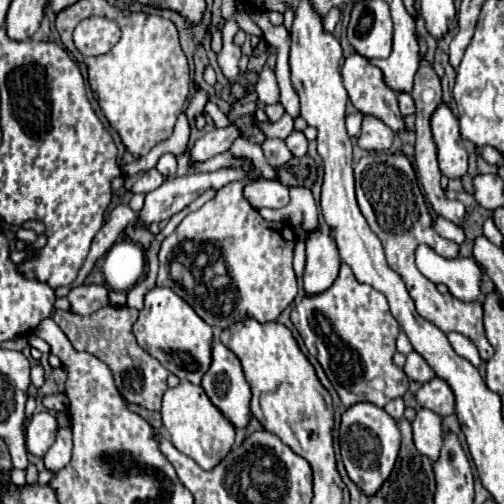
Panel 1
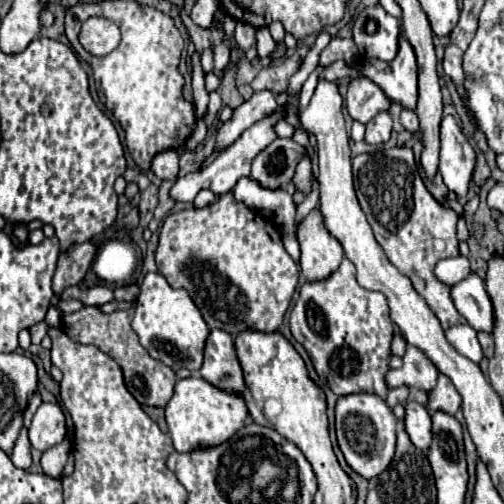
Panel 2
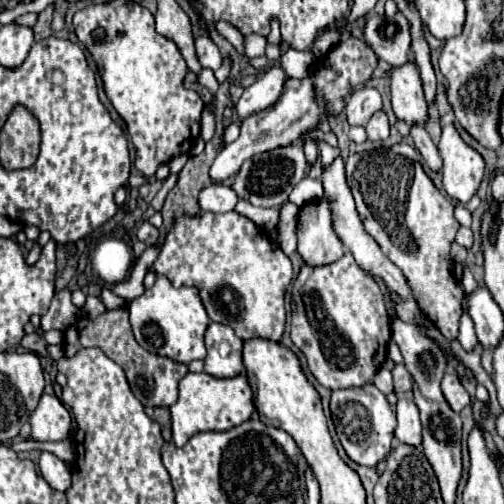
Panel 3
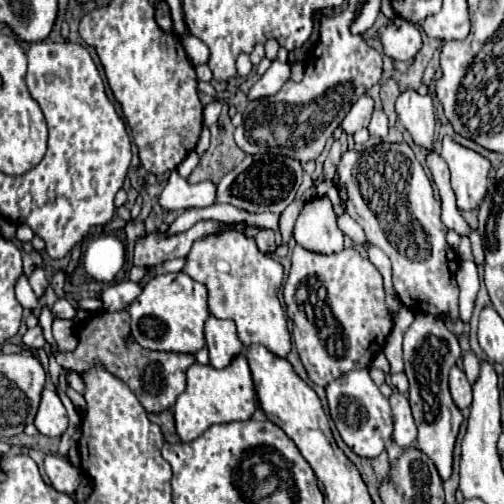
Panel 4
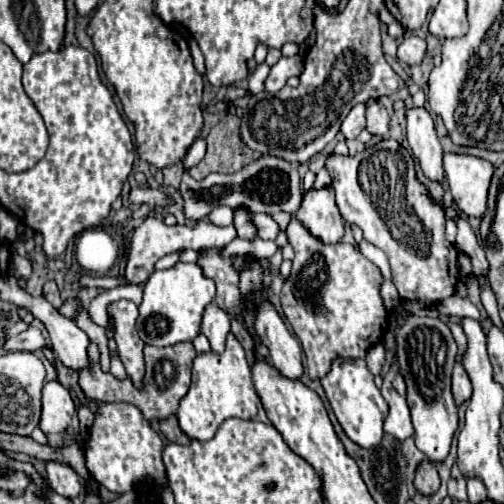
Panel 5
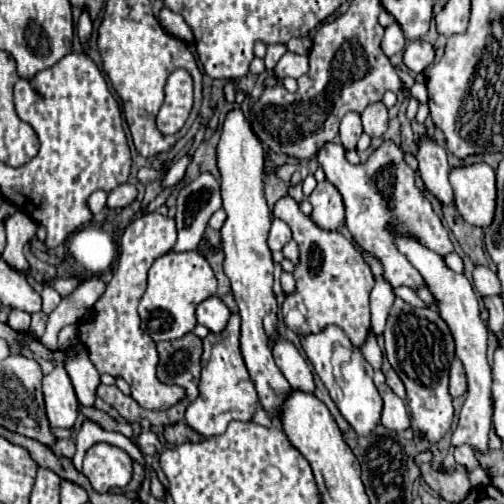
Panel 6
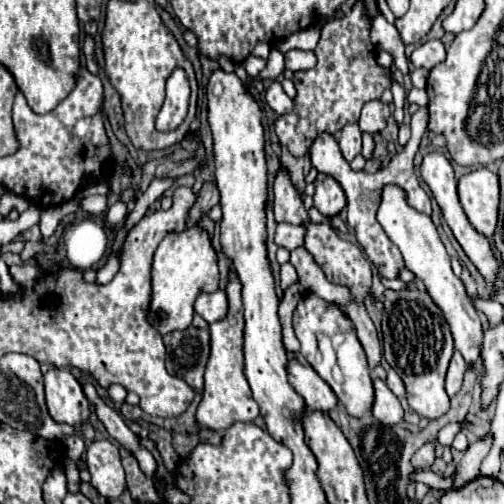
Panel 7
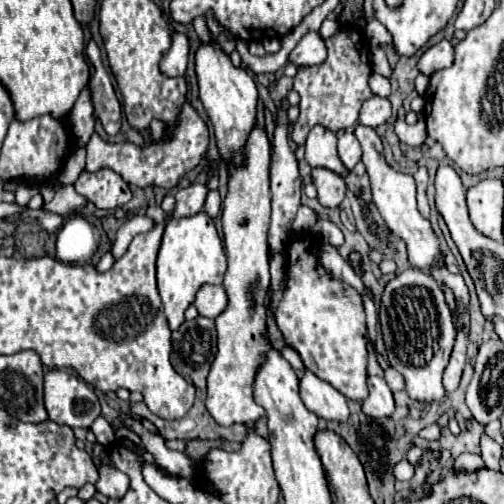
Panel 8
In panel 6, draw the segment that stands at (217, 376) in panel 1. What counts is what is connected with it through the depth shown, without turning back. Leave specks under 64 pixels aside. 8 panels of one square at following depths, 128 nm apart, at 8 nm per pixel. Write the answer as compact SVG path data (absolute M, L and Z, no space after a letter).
M210 296L198 304L196 318L198 324L206 326L210 332L222 332L230 318L230 310L218 296Z

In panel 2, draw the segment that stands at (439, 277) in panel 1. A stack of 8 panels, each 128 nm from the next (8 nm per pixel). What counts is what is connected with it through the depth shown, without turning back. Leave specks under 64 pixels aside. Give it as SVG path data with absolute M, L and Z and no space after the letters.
M470 272L468 278L452 286L452 300L456 310L468 320L468 324L476 332L492 332L494 330L494 306L486 292L484 280Z

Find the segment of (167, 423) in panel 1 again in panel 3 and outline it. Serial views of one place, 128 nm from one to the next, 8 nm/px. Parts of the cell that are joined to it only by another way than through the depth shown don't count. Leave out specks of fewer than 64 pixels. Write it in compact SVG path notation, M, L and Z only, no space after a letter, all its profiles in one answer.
M188 372L180 380L180 398L170 408L172 412L172 438L176 446L184 446L194 434L206 430L228 430L246 422L254 412L254 394L246 374L234 378L214 378L206 372Z

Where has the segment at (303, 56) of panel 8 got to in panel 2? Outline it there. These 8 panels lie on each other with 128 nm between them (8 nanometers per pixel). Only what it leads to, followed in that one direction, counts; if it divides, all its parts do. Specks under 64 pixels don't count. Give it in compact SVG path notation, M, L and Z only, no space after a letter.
M272 90L254 92L244 104L240 104L234 110L232 118L228 122L224 122L222 128L218 128L216 148L220 148L220 150L228 148L246 128L250 128L252 124L256 124L264 116L272 114L276 108L278 108L278 104L276 104L276 98L274 98Z

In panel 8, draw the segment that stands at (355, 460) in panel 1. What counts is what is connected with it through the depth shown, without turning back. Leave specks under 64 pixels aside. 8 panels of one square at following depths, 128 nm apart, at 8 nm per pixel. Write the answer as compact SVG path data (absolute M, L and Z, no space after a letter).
M302 236L288 244L288 266L286 266L286 290L284 298L276 310L276 324L284 336L284 344L294 348L306 370L314 372L318 378L330 382L348 400L362 402L368 396L366 388L366 360L368 360L368 338L366 338L366 314L362 296L346 282L334 278L318 258L320 244L314 236Z

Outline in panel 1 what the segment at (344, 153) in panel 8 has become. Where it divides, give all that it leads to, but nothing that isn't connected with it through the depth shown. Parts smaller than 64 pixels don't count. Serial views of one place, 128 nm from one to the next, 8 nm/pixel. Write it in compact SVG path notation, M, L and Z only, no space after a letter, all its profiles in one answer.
M352 54L346 58L344 66L342 66L342 80L344 80L344 88L348 92L348 98L350 102L354 104L354 108L364 114L364 116L374 116L378 120L384 120L384 124L388 124L394 132L404 128L404 118L400 116L400 110L398 110L398 100L396 100L396 92L390 90L382 76L380 76L380 70L376 66L372 66L368 62L368 58L360 56L360 54Z

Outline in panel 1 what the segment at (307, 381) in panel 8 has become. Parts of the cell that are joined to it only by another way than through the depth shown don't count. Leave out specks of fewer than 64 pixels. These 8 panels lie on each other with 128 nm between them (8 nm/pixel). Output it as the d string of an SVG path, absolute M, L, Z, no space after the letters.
M242 182L226 184L216 192L216 196L206 202L200 210L190 212L178 228L162 242L160 248L160 272L156 286L172 288L180 298L184 298L194 312L212 328L224 330L232 324L244 322L244 318L254 318L258 322L274 322L280 312L292 304L296 298L296 274L292 268L292 250L296 234L292 226L278 222L278 228L266 222L258 210L254 210L242 196Z

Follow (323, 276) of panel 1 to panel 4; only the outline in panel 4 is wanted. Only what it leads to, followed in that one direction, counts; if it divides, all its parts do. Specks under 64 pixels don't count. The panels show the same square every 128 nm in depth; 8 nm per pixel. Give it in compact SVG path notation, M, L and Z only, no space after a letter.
M312 198L310 202L304 204L296 226L294 226L294 238L300 246L312 250L312 252L324 252L324 254L332 254L332 252L340 252L344 248L344 234L338 228L338 216L332 210L332 202L328 198Z

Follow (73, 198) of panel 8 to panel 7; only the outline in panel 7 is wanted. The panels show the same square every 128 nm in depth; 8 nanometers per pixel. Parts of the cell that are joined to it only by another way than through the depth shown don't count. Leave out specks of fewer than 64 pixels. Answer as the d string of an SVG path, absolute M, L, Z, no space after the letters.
M84 196L80 206L88 214L102 214L106 208L106 196Z

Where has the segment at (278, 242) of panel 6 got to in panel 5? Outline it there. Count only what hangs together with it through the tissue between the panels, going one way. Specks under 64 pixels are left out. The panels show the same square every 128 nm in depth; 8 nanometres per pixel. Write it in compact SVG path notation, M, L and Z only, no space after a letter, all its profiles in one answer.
M256 214L254 220L256 220L256 228L260 228L260 238L262 240L276 240L276 236L280 232L280 226L268 214Z

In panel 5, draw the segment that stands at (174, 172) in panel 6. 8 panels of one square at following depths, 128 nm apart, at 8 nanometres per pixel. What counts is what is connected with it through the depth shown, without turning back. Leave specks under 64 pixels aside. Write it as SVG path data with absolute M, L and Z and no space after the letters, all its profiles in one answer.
M198 138L198 140L188 148L188 152L186 152L184 160L182 160L182 166L184 166L186 170L194 168L194 166L204 158L204 152L206 152L206 142Z

